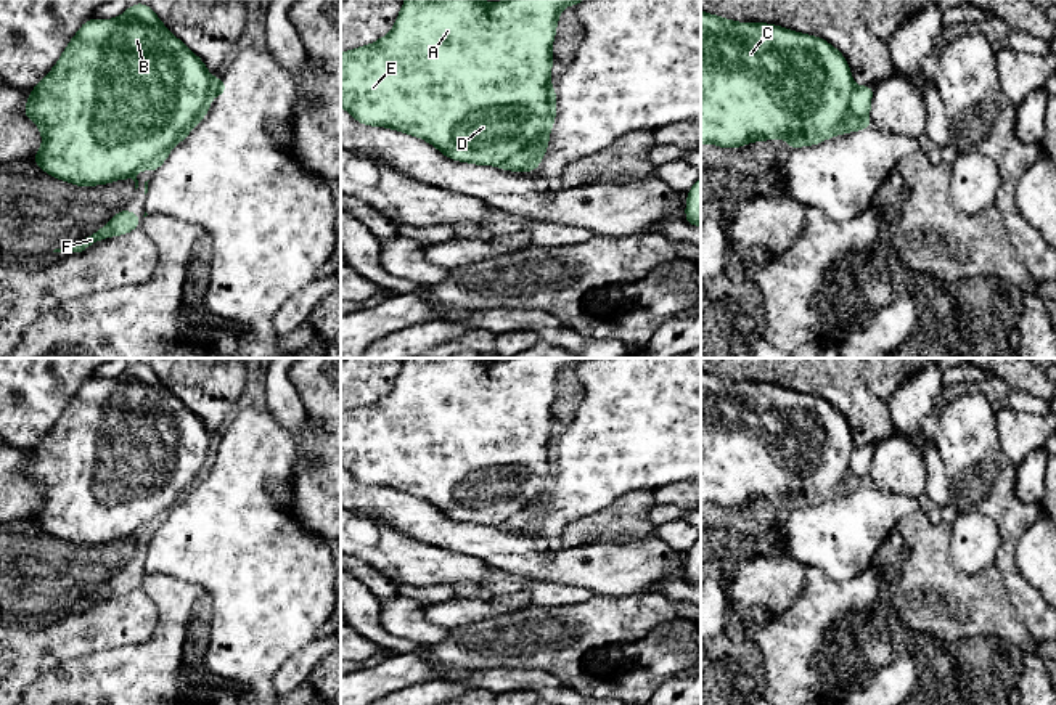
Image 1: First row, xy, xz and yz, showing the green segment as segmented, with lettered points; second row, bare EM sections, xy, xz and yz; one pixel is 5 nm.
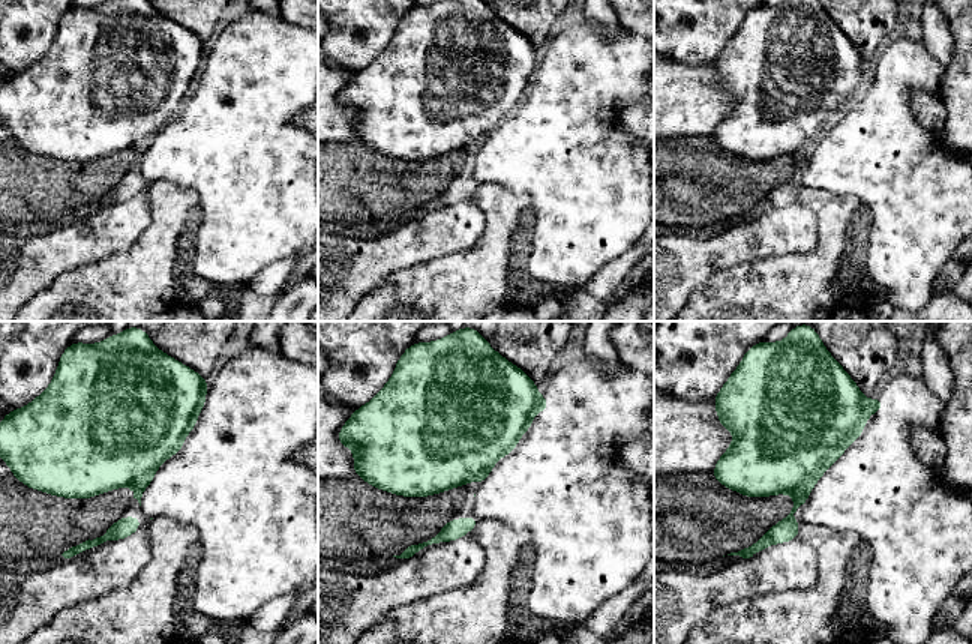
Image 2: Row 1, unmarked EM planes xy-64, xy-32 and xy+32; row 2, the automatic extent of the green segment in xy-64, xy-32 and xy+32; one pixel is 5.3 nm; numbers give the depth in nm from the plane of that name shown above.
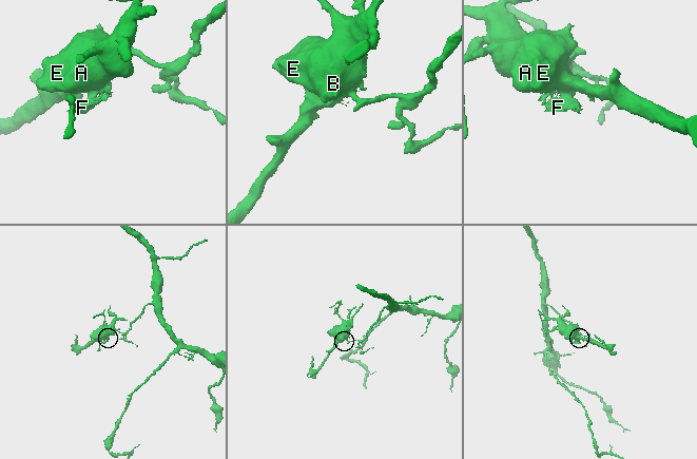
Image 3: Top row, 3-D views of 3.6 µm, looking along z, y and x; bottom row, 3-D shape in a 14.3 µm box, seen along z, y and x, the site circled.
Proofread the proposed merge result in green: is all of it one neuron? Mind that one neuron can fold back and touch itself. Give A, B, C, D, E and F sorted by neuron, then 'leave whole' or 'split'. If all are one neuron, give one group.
A B C D E / F | split

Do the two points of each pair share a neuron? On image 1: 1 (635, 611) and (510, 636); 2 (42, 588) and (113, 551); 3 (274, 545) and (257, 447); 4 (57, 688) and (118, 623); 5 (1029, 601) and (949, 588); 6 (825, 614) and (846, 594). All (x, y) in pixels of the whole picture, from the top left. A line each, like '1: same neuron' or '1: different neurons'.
1: same neuron
2: same neuron
3: same neuron
4: different neurons
5: different neurons
6: same neuron

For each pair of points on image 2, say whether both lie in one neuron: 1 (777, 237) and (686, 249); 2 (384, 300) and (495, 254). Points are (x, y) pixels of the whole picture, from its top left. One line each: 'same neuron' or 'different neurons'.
1: same neuron
2: same neuron

